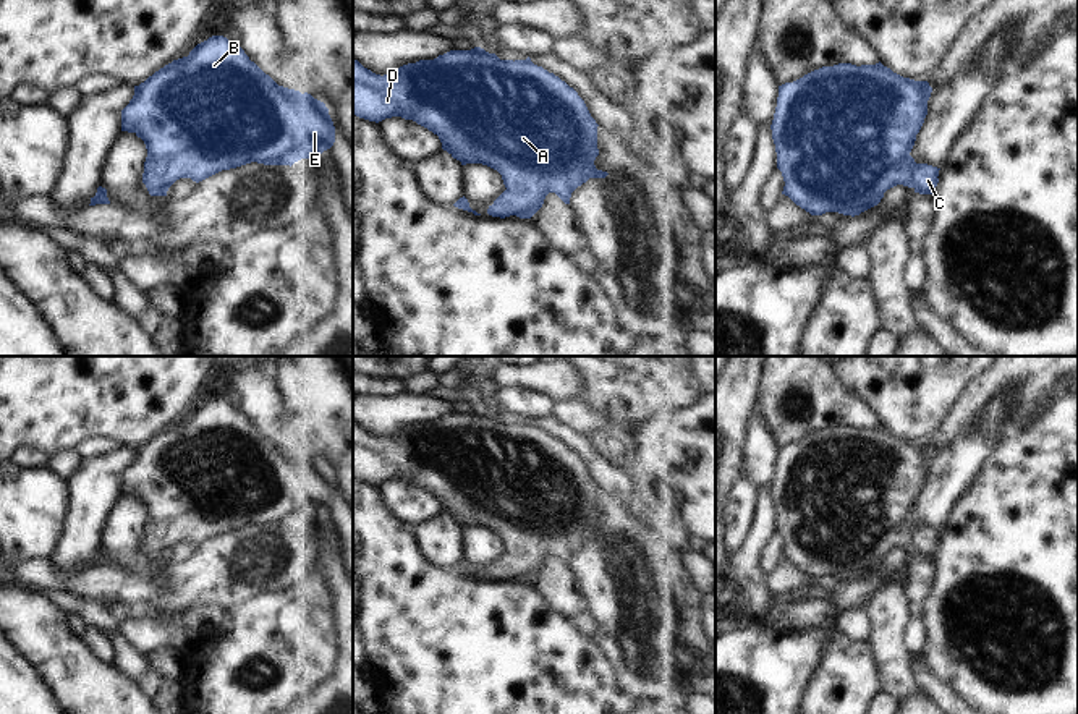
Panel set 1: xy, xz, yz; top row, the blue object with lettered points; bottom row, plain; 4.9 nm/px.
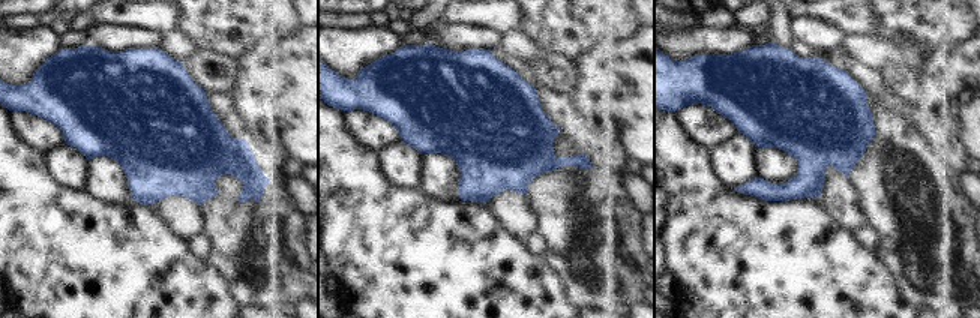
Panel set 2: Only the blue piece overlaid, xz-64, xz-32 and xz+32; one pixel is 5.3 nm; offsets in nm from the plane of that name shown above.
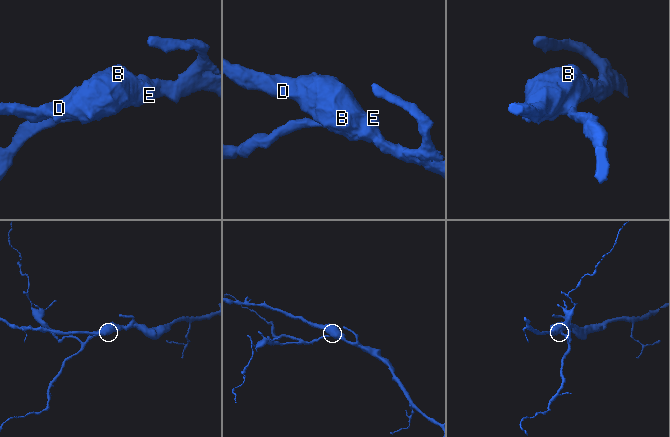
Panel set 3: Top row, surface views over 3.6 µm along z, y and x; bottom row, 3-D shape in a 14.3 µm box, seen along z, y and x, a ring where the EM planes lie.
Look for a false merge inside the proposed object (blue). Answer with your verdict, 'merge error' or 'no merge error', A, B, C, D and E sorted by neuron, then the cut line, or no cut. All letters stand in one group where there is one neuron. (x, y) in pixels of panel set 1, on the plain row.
no merge error | A B C D E | no cut

